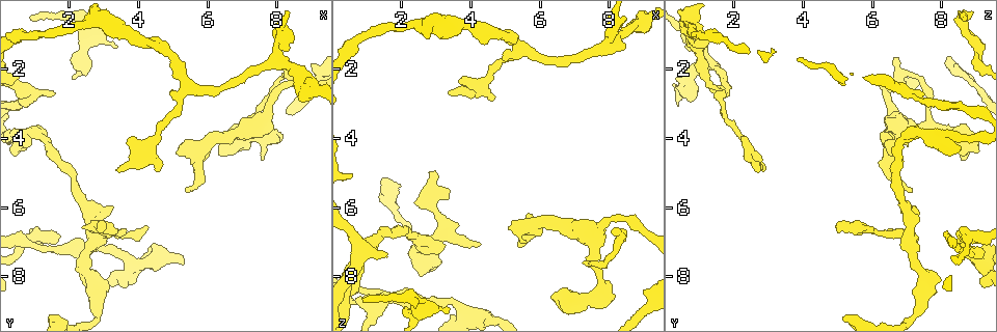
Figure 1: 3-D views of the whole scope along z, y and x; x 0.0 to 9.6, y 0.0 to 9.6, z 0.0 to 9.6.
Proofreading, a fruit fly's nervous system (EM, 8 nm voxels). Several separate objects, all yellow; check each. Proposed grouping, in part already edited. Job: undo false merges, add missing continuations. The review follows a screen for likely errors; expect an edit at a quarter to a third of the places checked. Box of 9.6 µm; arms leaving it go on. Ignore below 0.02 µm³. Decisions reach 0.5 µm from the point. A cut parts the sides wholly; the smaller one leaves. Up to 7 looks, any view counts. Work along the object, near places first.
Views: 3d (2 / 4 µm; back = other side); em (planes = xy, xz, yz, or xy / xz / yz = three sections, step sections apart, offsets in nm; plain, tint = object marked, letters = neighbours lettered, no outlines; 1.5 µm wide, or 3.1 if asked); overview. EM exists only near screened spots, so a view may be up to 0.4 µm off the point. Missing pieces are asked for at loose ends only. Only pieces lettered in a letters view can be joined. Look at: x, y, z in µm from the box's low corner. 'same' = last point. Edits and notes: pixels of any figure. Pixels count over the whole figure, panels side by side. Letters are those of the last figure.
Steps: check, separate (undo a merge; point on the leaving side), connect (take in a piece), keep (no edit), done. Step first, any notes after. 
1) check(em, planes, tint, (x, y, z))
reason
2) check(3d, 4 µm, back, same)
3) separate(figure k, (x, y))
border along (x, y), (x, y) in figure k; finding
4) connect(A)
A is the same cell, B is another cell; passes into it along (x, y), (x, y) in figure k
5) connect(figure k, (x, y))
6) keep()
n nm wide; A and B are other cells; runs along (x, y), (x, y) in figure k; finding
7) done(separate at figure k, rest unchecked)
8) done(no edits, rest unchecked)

check(em, planes, letters, (3.35, 1.40, 8.95))
free end

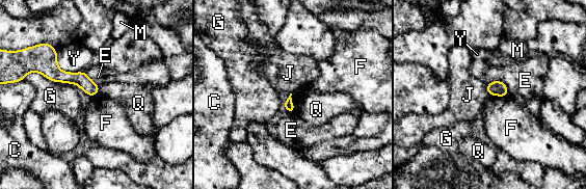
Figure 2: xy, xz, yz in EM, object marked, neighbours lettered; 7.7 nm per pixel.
keep()
C, E, F, G, J, M, Q and Y are other cells; runs along (41, 64), (96, 91) in figure 2; none of them fits

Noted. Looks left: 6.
check(3d, 2 µm, (1.55, 2.65, 7.40))
branch stops here

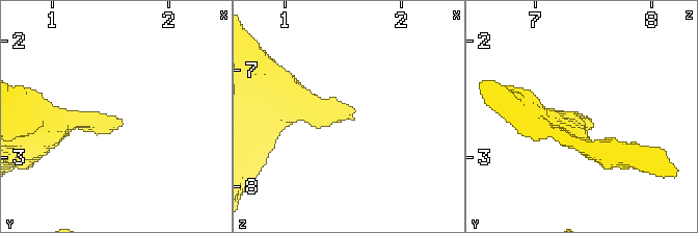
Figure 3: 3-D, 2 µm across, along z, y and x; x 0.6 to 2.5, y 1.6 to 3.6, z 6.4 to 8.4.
check(em, planes, plain, (1.60, 2.72, 7.36))

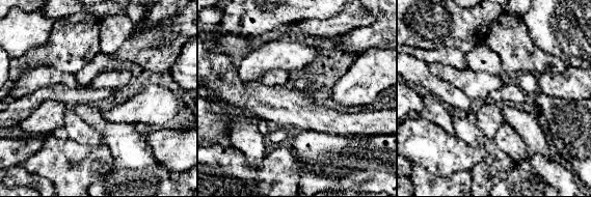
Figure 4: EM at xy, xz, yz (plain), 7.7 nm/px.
check(em, planes, letters, same)
see the neighbours

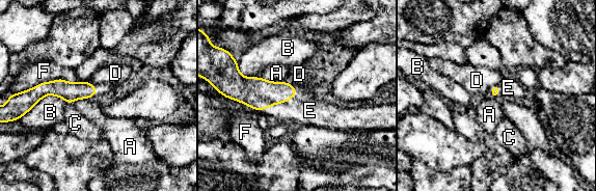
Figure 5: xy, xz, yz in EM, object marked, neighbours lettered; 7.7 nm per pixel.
connect(E)
E is the same cell, A, B, C, D and F are other cells; passes into it along (262, 93), (294, 94), (309, 110) in figure 5; it goes on there

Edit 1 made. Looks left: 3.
done(connect at figure 5, rest unchecked)

